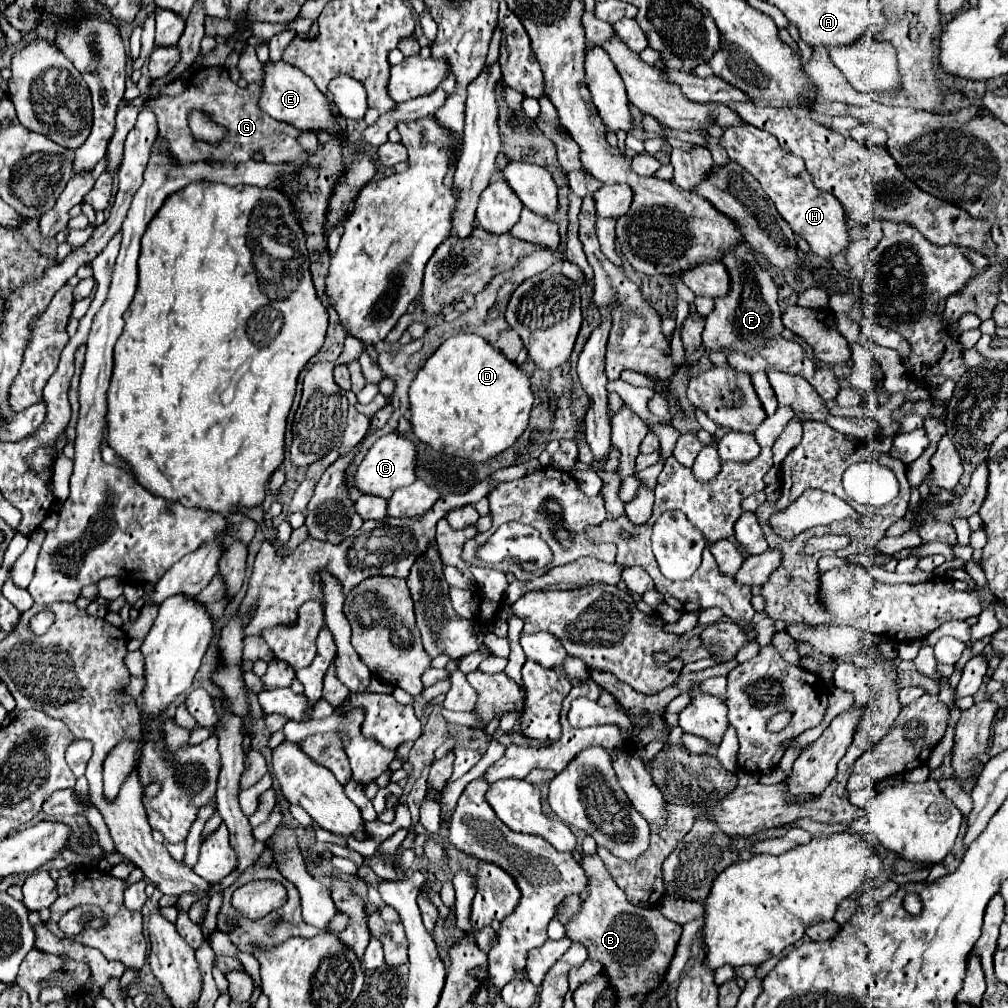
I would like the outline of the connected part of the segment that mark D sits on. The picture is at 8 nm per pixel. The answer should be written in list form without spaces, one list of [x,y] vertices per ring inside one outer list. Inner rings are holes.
[[[456,334],[448,338],[422,366],[410,386],[410,426],[416,438],[428,444],[432,450],[440,450],[452,456],[486,462],[506,448],[510,448],[526,430],[532,410],[532,390],[528,376],[516,368],[508,358],[496,352],[484,338],[476,334]]]

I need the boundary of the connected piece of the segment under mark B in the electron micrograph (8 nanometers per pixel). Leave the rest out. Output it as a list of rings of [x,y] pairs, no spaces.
[[[582,854],[584,874],[588,874],[588,896],[580,904],[580,912],[568,920],[566,936],[580,942],[588,950],[588,958],[600,960],[610,980],[616,1000],[622,996],[646,996],[662,980],[672,962],[680,940],[680,924],[662,916],[658,908],[640,908],[626,900],[626,894],[616,886],[598,854]]]

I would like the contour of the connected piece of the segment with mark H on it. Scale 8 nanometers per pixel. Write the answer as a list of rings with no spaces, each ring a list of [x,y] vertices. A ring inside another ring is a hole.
[[[750,124],[732,126],[724,130],[720,138],[720,146],[728,152],[730,160],[740,164],[760,182],[762,190],[774,202],[778,214],[790,224],[792,232],[798,238],[804,238],[808,242],[814,254],[822,258],[830,258],[848,248],[850,238],[846,234],[846,220],[838,200],[826,192],[820,192],[812,184],[812,178],[804,168],[804,160],[782,150],[778,140],[772,134]]]

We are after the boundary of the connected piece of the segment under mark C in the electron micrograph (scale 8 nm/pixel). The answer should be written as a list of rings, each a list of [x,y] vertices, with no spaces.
[[[398,432],[382,436],[378,442],[374,442],[354,472],[354,486],[362,494],[380,496],[384,500],[388,500],[396,488],[408,486],[414,480],[416,480],[416,446]]]

